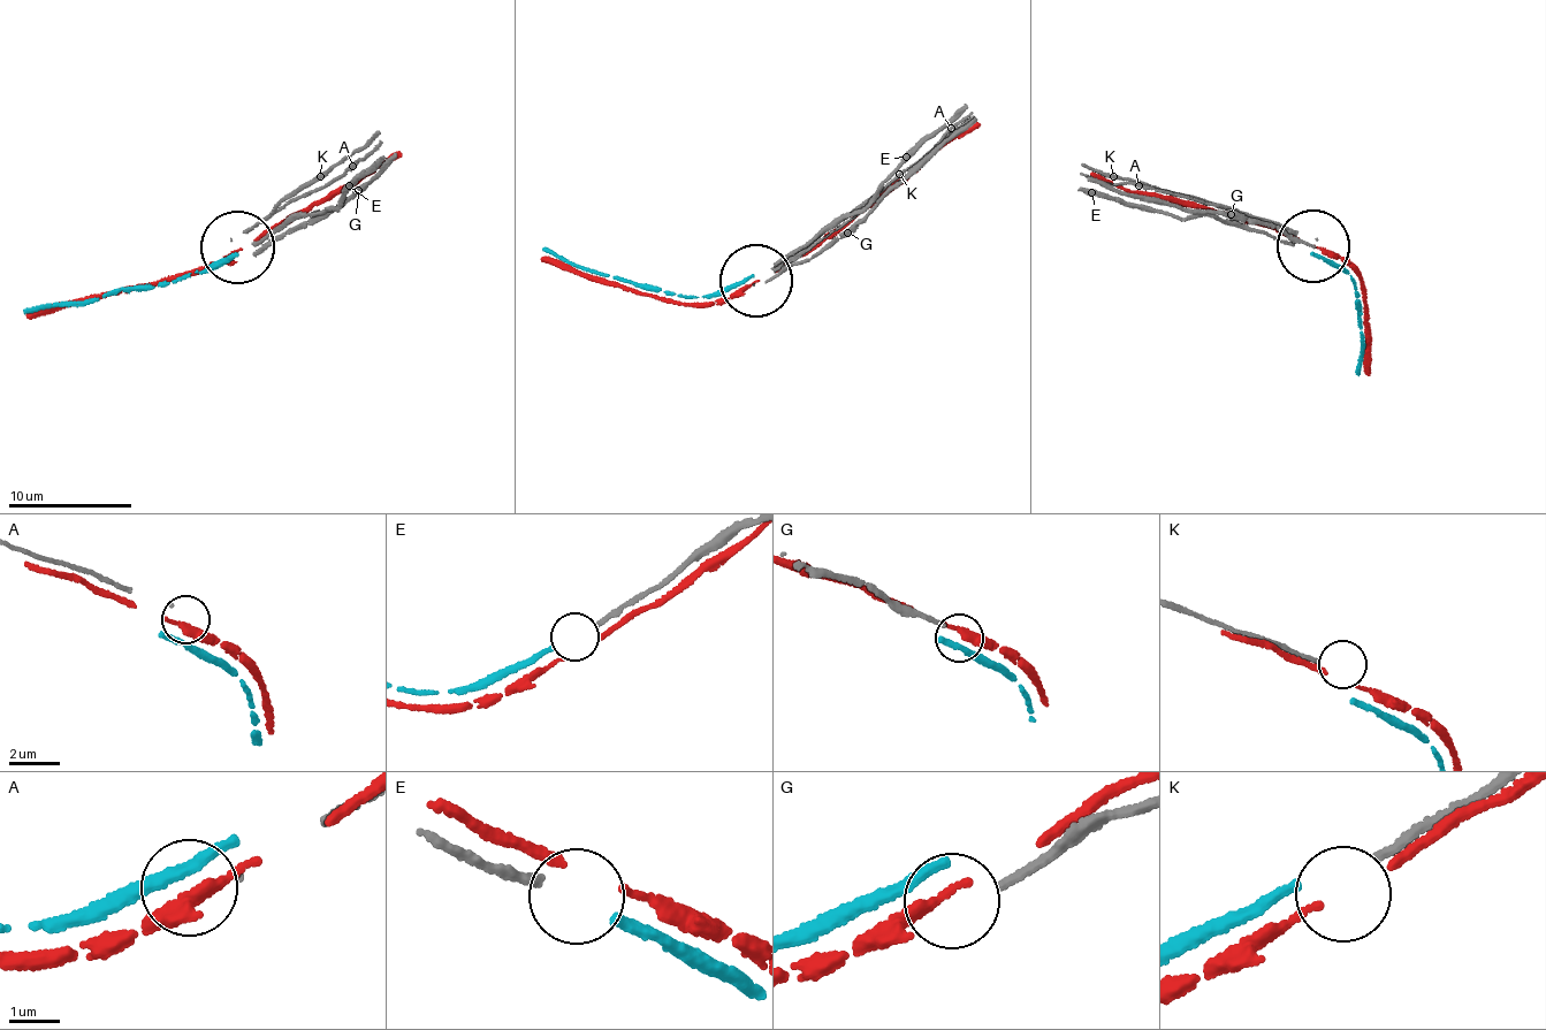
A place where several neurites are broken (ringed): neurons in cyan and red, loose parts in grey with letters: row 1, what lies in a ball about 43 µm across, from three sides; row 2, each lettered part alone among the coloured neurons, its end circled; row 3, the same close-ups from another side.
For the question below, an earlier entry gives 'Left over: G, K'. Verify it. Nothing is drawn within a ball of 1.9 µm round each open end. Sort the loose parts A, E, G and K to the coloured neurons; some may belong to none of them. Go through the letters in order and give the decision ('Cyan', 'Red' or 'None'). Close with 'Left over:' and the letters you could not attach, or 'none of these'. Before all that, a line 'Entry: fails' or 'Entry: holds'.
Entry: fails
A: None
E: Cyan
G: None
K: None
Left over: A, G, K

